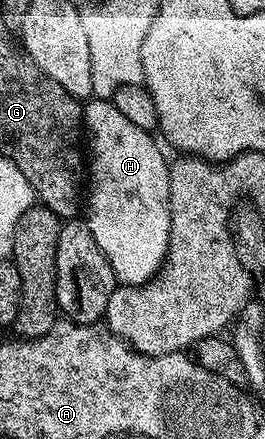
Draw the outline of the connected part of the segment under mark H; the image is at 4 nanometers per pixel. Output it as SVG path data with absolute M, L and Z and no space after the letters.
M88 100L83 105L83 120L89 134L90 185L85 209L91 214L86 214L87 226L89 231L93 231L93 239L97 239L97 247L101 247L105 259L109 259L116 282L144 285L163 268L171 239L168 158L163 158L158 143L151 138L154 136L148 130L137 127L126 115L117 111L114 100Z

